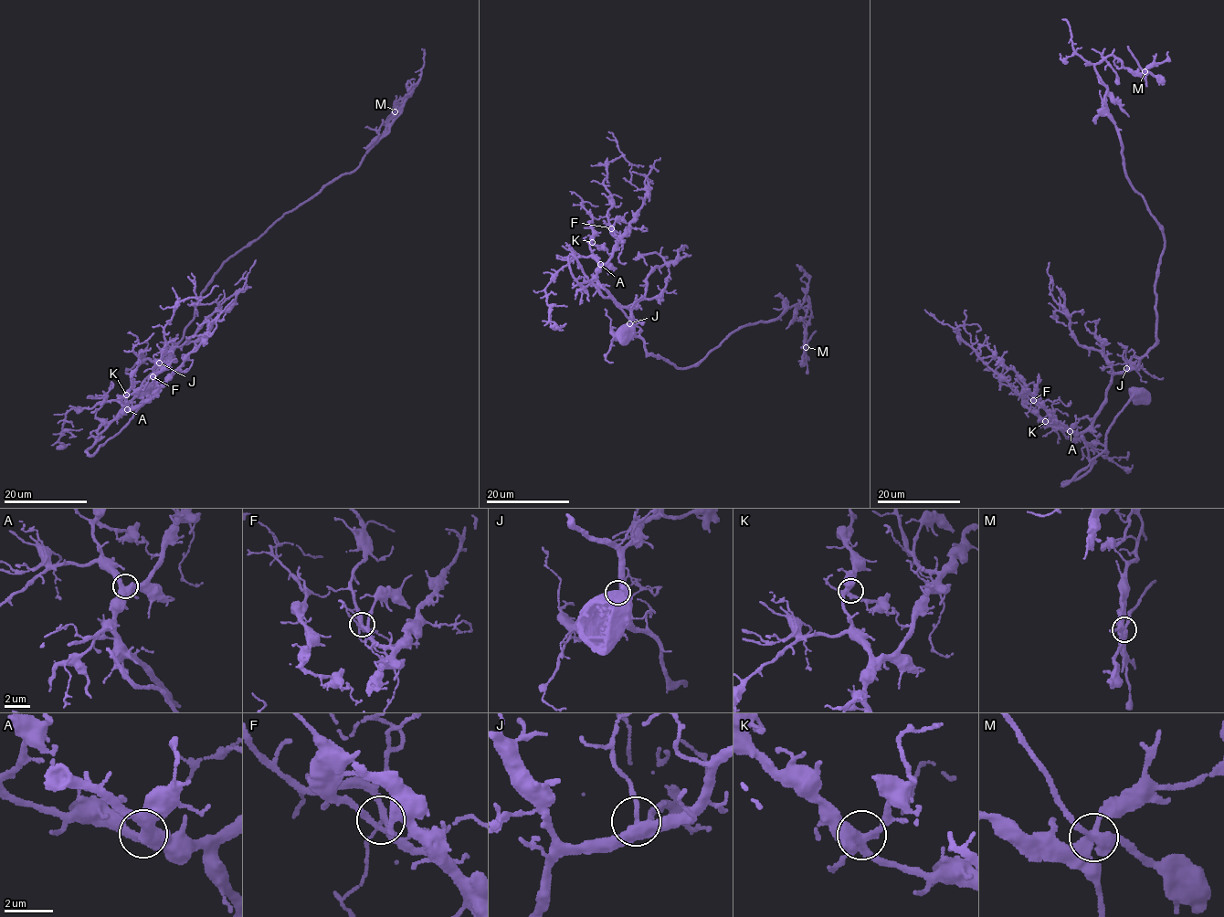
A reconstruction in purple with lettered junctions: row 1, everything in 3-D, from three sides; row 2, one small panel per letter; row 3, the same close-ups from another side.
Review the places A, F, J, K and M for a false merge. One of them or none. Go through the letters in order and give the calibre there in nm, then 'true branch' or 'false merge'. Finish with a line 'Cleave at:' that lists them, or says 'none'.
A: calibre 500 nm; true branch
F: calibre 240 nm; true branch
J: calibre 400 nm; true branch
K: calibre 440 nm; true branch
M: calibre 420 nm; true branch
Cleave at: none

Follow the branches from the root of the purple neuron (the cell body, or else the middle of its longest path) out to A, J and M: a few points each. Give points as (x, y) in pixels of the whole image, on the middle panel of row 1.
A: (624, 332), (630, 321), (614, 300), (599, 293), (569, 256), (570, 271), (580, 285), (596, 274), (600, 264)
J: (624, 332), (630, 321), (570, 254), (578, 284), (595, 279), (613, 300), (627, 307), (629, 323)
M: (624, 332), (630, 321), (570, 254), (578, 284), (595, 279), (647, 353), (677, 366), (805, 297), (806, 347)

